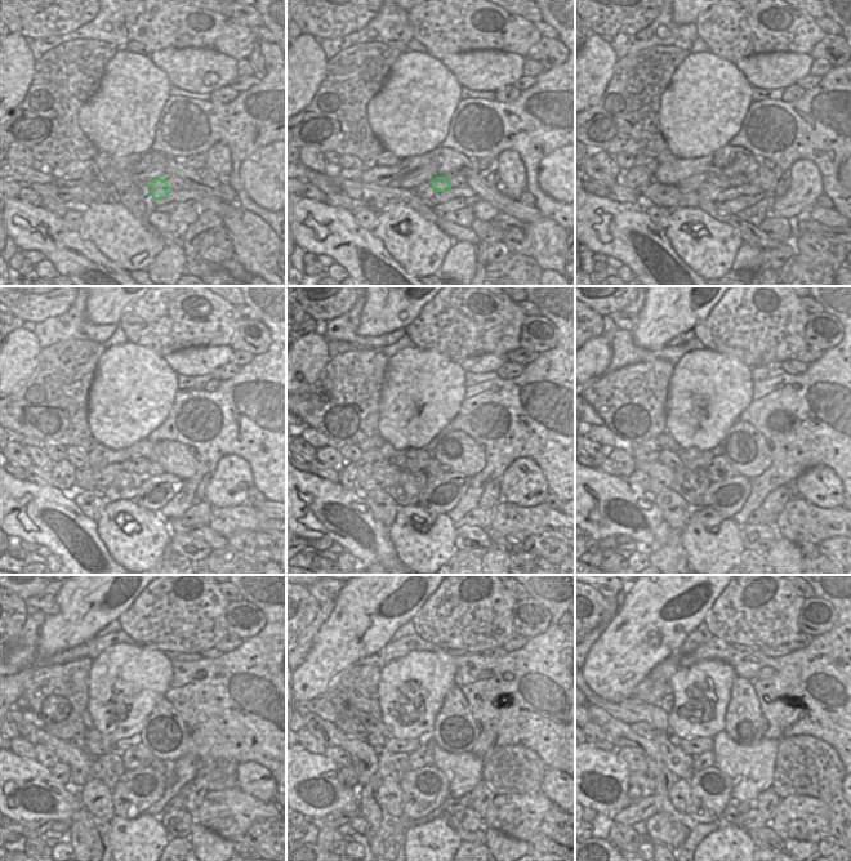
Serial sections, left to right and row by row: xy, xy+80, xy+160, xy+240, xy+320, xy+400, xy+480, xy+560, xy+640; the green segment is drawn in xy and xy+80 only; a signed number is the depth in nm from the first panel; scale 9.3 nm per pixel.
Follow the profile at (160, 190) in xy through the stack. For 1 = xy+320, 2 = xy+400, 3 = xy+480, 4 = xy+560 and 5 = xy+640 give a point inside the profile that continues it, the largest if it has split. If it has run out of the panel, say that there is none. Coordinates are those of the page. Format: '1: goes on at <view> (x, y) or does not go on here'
1: goes on at xy+320 (413, 459)
2: goes on at xy+400 (691, 458)
3: goes on at xy+480 (93, 732)
4: goes on at xy+560 (321, 706)
5: goes on at xy+640 (629, 710)

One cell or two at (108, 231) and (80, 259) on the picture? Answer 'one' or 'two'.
two

